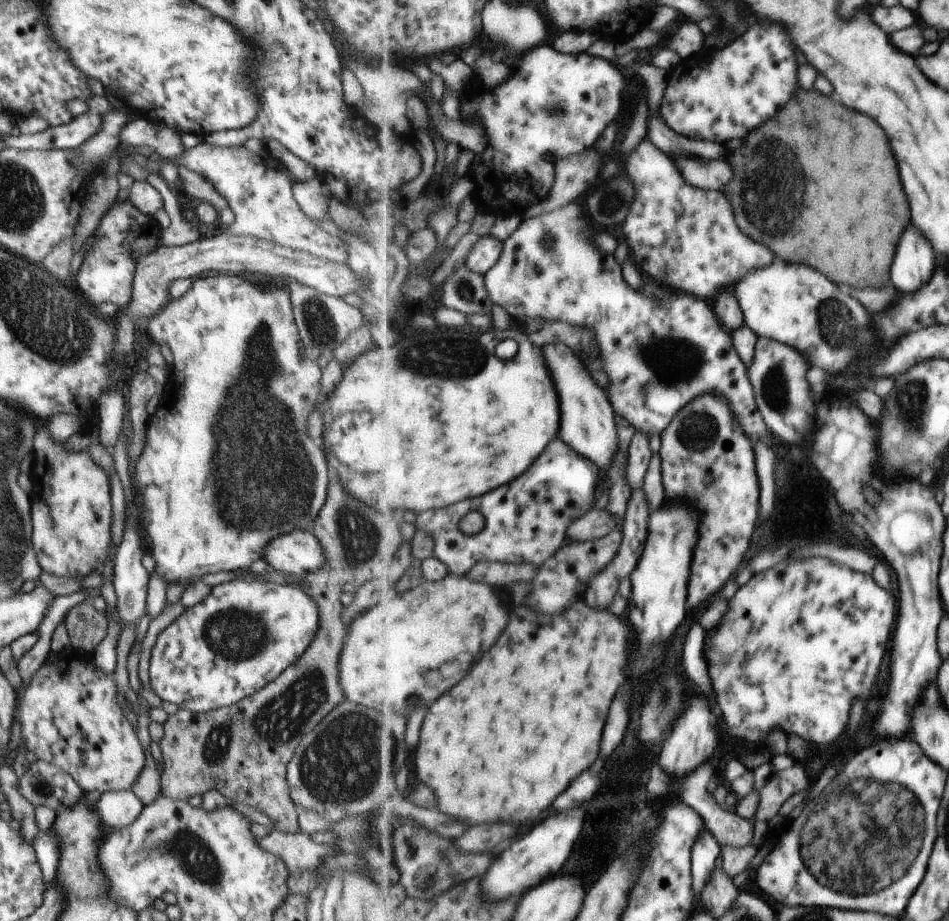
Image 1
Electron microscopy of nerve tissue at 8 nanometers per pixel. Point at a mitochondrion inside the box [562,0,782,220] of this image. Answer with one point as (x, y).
(614, 200)

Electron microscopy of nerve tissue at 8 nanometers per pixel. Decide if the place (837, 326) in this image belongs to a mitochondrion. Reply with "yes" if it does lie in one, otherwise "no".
yes

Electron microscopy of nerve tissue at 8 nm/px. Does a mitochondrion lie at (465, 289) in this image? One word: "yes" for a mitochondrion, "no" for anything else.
yes

